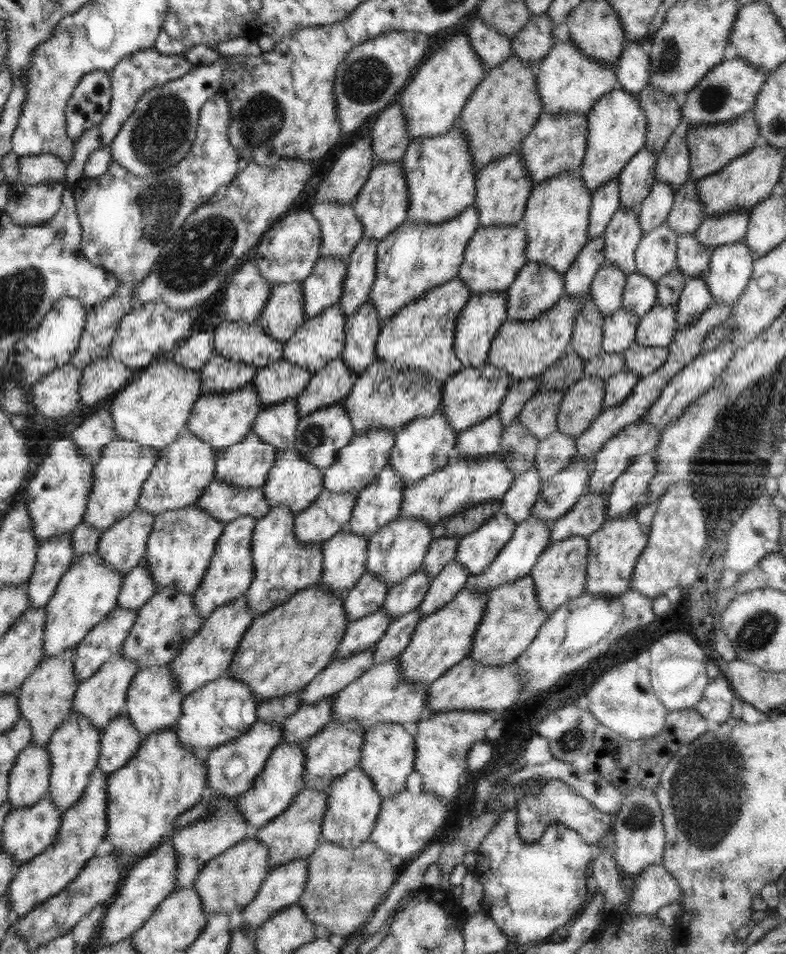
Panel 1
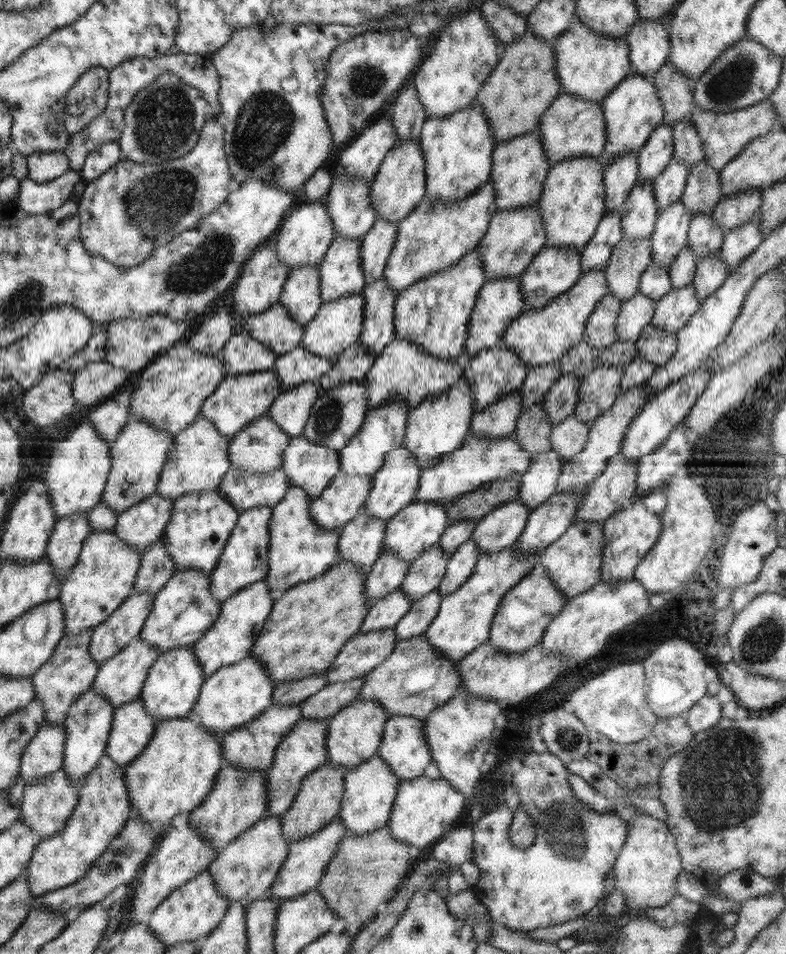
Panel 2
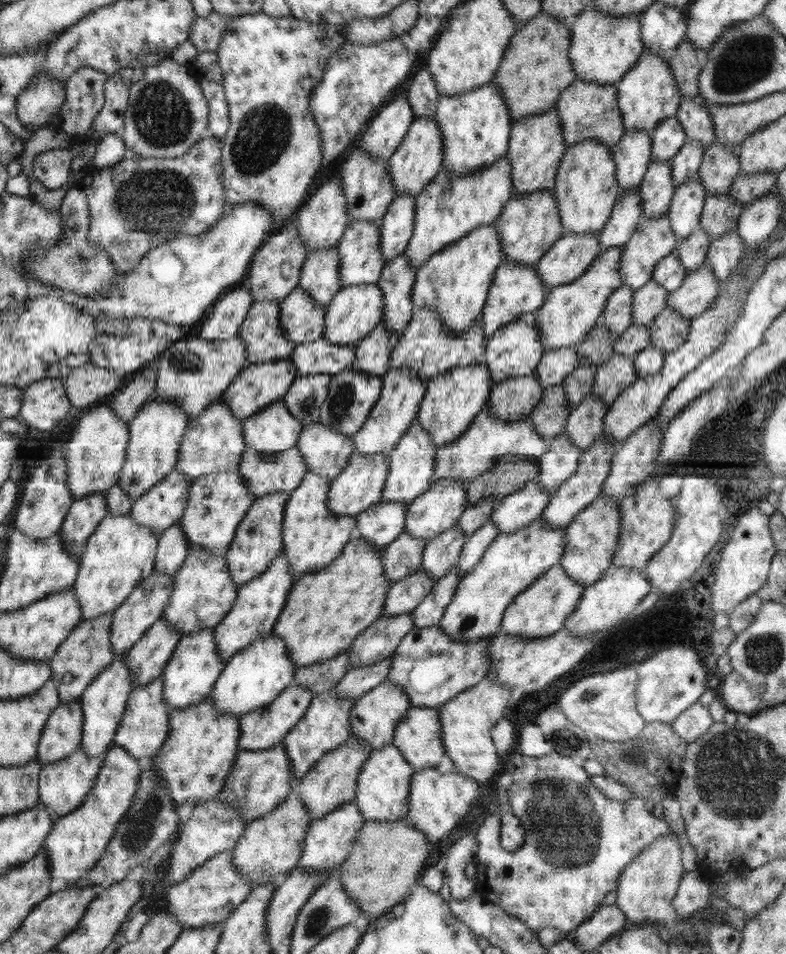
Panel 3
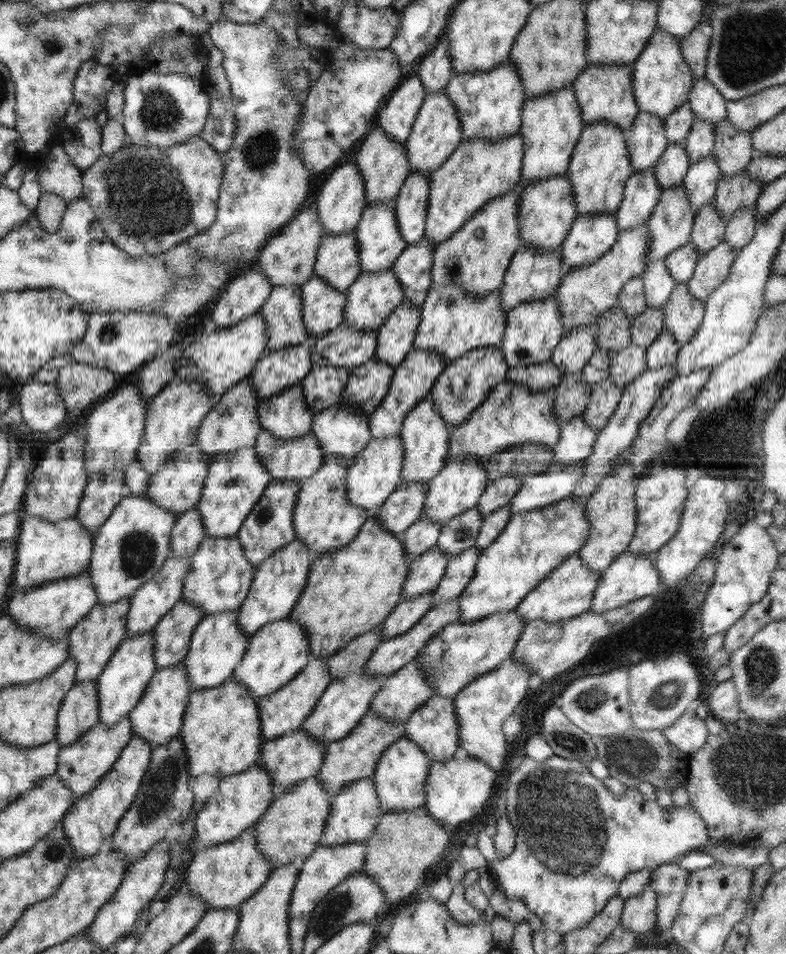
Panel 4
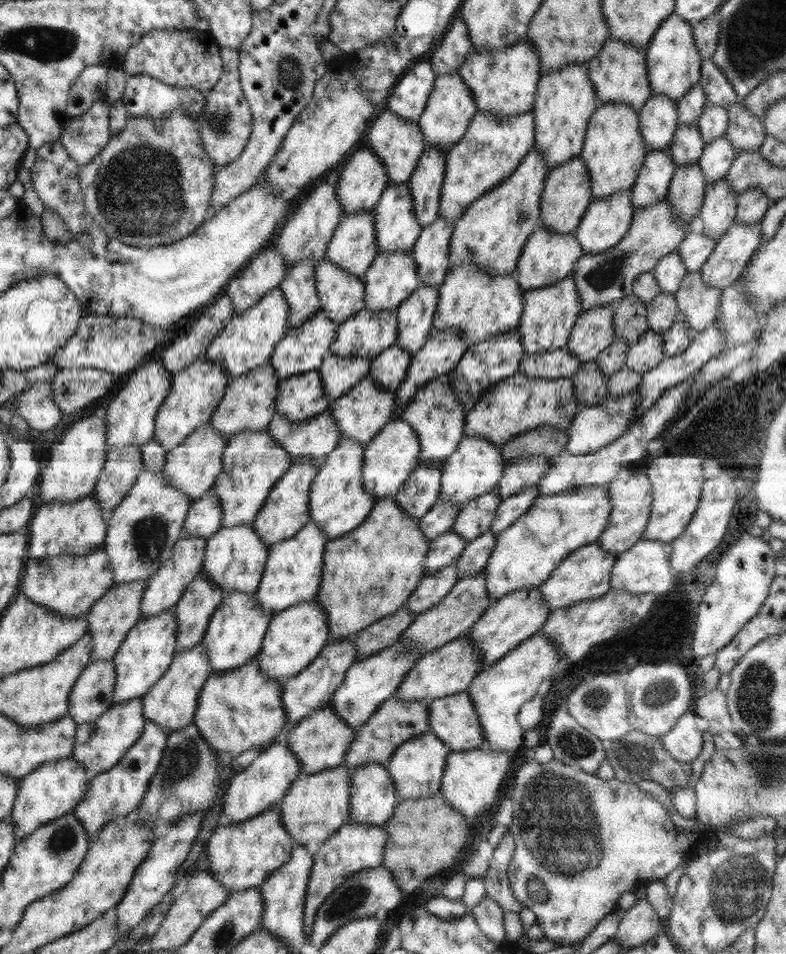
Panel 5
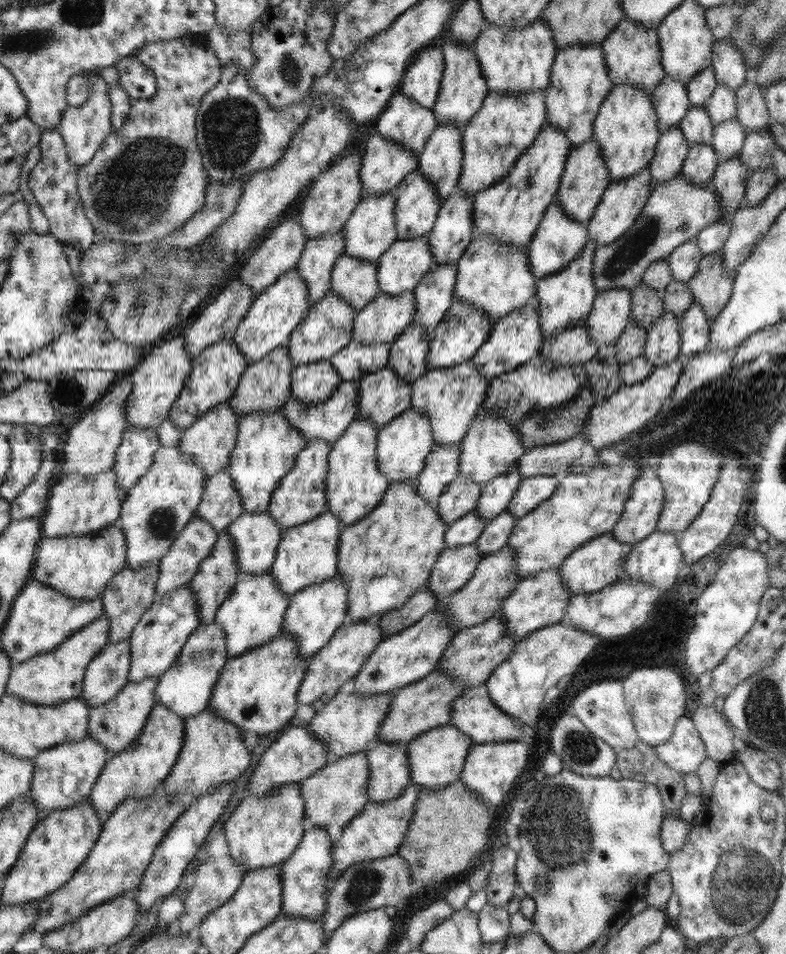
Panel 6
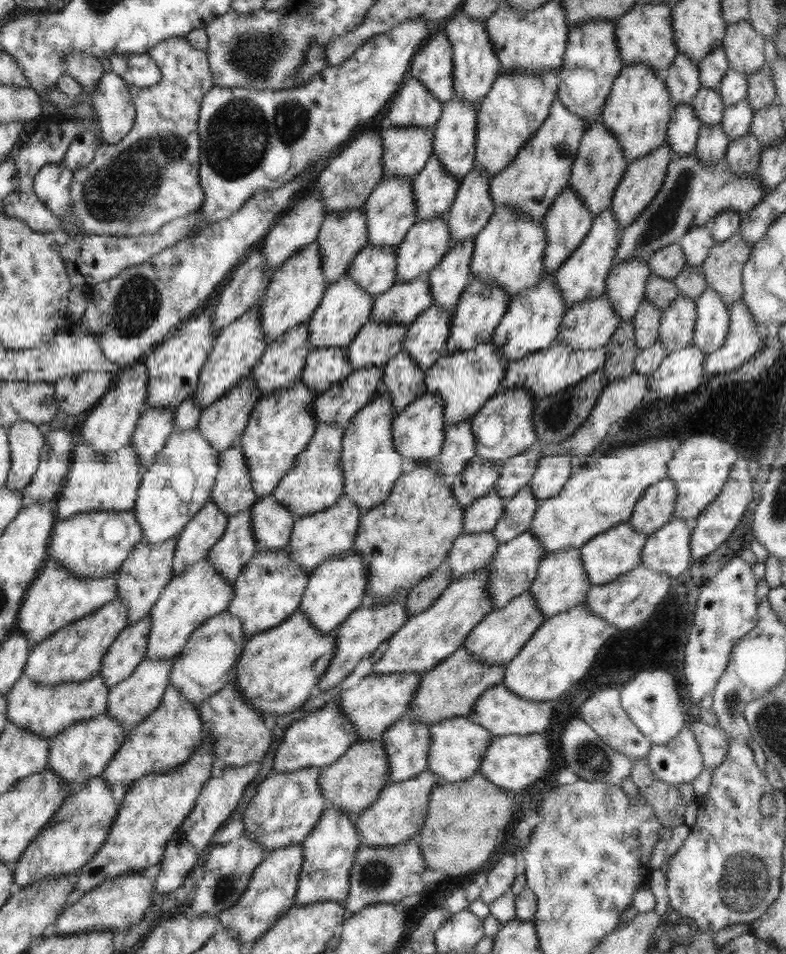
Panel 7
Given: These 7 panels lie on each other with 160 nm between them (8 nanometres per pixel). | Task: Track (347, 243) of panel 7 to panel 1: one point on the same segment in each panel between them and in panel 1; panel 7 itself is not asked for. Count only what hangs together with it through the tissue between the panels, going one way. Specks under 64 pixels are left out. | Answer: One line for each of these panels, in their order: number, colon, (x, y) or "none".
1: (219, 375)
2: (242, 354)
3: (266, 341)
4: (282, 311)
5: (298, 286)
6: (319, 255)

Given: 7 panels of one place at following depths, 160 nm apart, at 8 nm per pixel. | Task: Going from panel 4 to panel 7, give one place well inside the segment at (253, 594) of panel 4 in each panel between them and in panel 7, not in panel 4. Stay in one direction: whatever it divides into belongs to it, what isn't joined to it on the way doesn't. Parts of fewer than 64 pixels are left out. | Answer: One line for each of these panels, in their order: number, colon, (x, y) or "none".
5: (292, 574)
6: (307, 554)
7: (324, 535)

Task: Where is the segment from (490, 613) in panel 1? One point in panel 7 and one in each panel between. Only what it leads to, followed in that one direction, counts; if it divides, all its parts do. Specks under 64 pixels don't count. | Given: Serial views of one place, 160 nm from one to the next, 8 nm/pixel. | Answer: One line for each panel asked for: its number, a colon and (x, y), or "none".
2: (526, 610)
3: (540, 610)
4: (567, 592)
5: (585, 574)
6: (598, 563)
7: (617, 550)

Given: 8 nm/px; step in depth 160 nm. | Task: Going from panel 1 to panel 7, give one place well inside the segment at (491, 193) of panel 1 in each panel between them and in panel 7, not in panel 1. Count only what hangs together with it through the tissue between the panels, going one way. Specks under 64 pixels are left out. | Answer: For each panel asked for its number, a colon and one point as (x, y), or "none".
2: (519, 167)
3: (536, 146)
4: (551, 124)
5: (564, 100)
6: (579, 82)
7: (591, 63)

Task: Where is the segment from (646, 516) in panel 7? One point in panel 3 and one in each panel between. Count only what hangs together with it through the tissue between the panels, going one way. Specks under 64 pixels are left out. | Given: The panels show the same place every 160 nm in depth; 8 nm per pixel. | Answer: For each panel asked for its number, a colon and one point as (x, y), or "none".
3: (590, 543)
4: (611, 510)
5: (631, 500)
6: (644, 504)

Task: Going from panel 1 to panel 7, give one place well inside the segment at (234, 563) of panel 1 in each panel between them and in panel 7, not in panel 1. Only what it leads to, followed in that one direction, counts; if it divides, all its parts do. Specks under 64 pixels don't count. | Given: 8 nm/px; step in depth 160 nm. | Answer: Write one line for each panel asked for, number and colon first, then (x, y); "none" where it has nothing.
2: (243, 561)
3: (257, 541)
4: (269, 526)
5: (286, 510)
6: (301, 495)
7: (316, 481)

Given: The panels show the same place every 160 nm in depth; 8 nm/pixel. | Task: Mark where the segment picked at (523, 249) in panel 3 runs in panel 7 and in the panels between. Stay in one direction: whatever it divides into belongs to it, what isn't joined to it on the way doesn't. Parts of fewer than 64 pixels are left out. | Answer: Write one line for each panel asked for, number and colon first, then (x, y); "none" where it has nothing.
4: (546, 212)
5: (566, 194)
6: (585, 176)
7: (601, 163)

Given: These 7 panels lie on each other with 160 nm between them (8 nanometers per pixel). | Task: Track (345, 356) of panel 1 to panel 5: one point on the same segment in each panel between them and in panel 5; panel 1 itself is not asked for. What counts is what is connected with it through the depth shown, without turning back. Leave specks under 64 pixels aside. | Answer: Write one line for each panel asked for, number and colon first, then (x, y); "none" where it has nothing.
2: (378, 330)
3: (397, 278)
4: (412, 268)
5: (430, 252)

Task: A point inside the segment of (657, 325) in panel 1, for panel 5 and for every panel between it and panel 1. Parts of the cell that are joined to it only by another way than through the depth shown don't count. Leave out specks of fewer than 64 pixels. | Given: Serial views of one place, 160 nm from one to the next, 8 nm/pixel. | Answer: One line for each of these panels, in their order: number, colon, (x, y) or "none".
2: (672, 311)
3: (700, 288)
4: (712, 268)
5: (738, 244)

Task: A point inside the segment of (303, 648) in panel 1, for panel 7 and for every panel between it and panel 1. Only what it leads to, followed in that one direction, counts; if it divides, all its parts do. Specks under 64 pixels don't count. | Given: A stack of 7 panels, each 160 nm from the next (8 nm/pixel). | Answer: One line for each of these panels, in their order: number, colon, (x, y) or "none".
2: (308, 625)
3: (325, 610)
4: (349, 592)
5: (369, 573)
6: (385, 557)
7: (402, 540)

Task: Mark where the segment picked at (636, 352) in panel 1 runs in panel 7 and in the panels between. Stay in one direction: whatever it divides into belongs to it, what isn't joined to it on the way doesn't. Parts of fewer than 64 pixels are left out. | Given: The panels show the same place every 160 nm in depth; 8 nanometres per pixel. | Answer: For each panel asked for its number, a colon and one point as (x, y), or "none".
2: (654, 345)
3: (669, 330)
4: (683, 313)
5: (698, 304)
6: (711, 285)
7: (722, 269)

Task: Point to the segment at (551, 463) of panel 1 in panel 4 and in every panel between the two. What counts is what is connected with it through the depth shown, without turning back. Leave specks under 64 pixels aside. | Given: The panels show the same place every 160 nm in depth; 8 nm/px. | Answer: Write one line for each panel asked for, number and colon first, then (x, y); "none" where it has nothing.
2: (568, 438)
3: (585, 424)
4: (606, 395)

